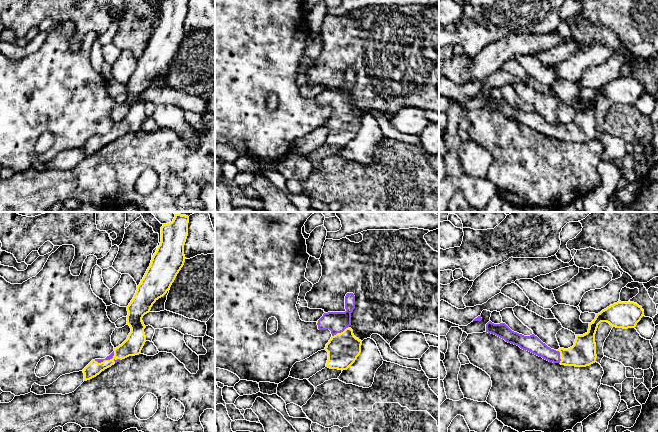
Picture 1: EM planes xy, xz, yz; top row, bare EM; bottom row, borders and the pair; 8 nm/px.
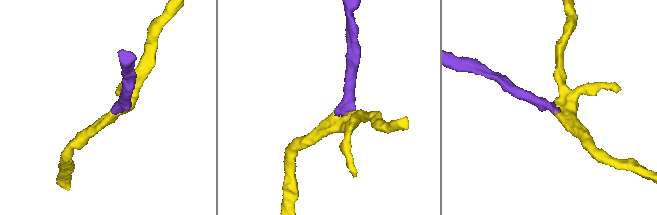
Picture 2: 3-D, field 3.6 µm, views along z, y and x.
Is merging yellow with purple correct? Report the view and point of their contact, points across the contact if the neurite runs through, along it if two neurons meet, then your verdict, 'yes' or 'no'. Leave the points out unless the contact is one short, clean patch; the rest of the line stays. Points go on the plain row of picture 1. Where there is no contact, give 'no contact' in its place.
xy (107, 136) | across xy (132, 122), (107, 136), (111, 131) | yes

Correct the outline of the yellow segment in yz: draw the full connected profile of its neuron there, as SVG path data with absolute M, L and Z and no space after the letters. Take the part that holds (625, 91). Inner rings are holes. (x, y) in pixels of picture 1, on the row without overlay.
M617 78L610 81L589 99L588 108L576 111L574 121L568 125L551 125L534 110L524 112L512 107L505 99L486 100L486 108L494 110L506 118L519 122L543 135L565 142L586 143L596 138L595 110L601 98L607 98L616 104L635 104L644 91L641 82L634 78Z

